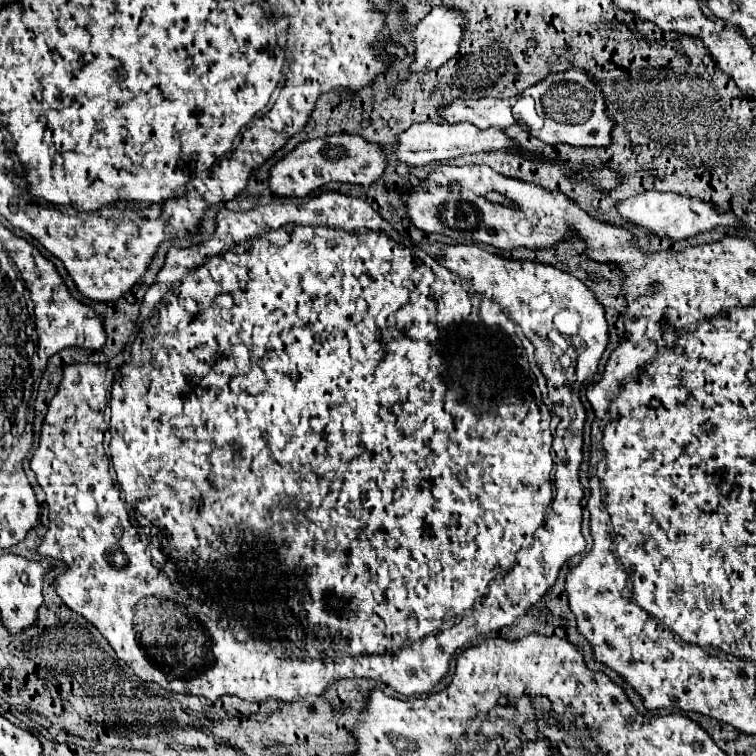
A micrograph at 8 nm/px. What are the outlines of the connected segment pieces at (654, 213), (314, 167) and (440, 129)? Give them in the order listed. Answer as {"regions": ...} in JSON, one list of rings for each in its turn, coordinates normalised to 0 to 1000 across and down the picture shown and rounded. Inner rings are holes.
{"regions":[[[[849,254],[844,259],[836,259],[825,267],[815,270],[817,280],[844,296],[847,302],[857,304],[857,307],[868,307],[873,315],[884,312],[889,317],[902,317],[902,315],[913,315],[923,307],[934,307],[944,299],[979,299],[981,294],[976,294],[976,286],[971,286],[971,280],[950,280],[950,275],[944,275],[944,270],[931,267],[931,265],[918,265],[902,257],[889,257],[889,254]]],[[[447,177],[394,190],[384,204],[378,204],[378,209],[357,222],[357,246],[370,259],[399,262],[434,241],[489,246],[505,235],[508,222],[511,206],[500,190],[487,188],[474,177]]],[[[561,161],[561,164],[545,164],[537,175],[526,180],[526,209],[529,214],[540,220],[563,220],[569,214],[585,214],[614,206],[614,204],[632,204],[632,201],[646,201],[646,198],[677,198],[680,201],[683,188],[675,185],[667,172],[661,169],[643,169],[635,172],[627,164],[574,164],[574,161]]]]}

